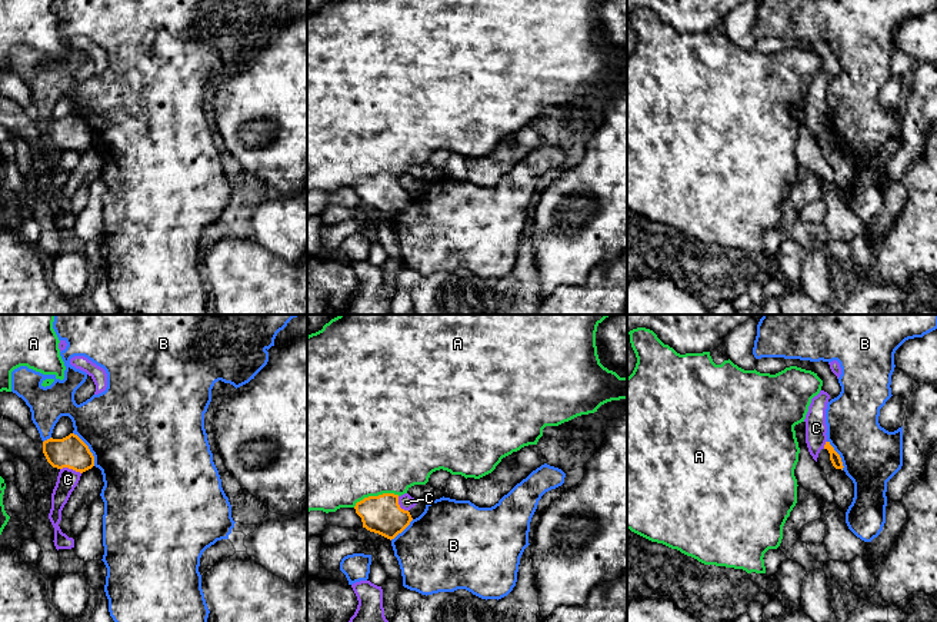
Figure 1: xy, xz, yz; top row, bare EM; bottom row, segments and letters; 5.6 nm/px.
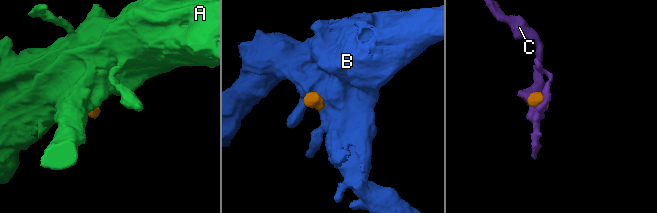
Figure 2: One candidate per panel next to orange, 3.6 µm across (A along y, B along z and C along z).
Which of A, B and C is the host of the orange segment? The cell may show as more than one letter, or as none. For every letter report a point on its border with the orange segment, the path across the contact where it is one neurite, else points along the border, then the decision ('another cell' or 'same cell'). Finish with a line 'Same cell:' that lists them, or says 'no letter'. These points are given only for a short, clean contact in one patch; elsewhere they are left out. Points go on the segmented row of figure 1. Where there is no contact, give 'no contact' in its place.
A: contact xz (376, 496); way xz (383, 515), (377, 506), (376, 496), (364, 466), (364, 453); same cell
B: contact xy (89, 449); another cell
C: contact xy (70, 468); border xy (60, 468), (72, 468), (80, 474); another cell
Same cell: A

